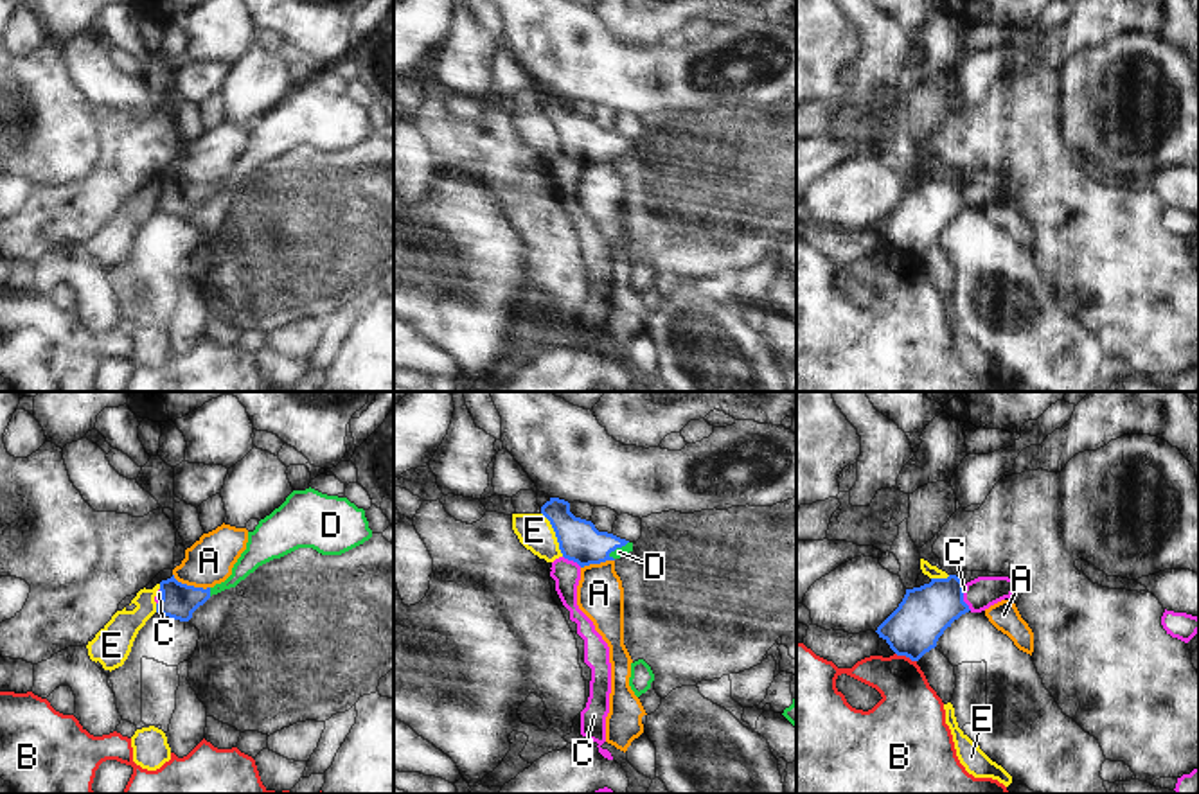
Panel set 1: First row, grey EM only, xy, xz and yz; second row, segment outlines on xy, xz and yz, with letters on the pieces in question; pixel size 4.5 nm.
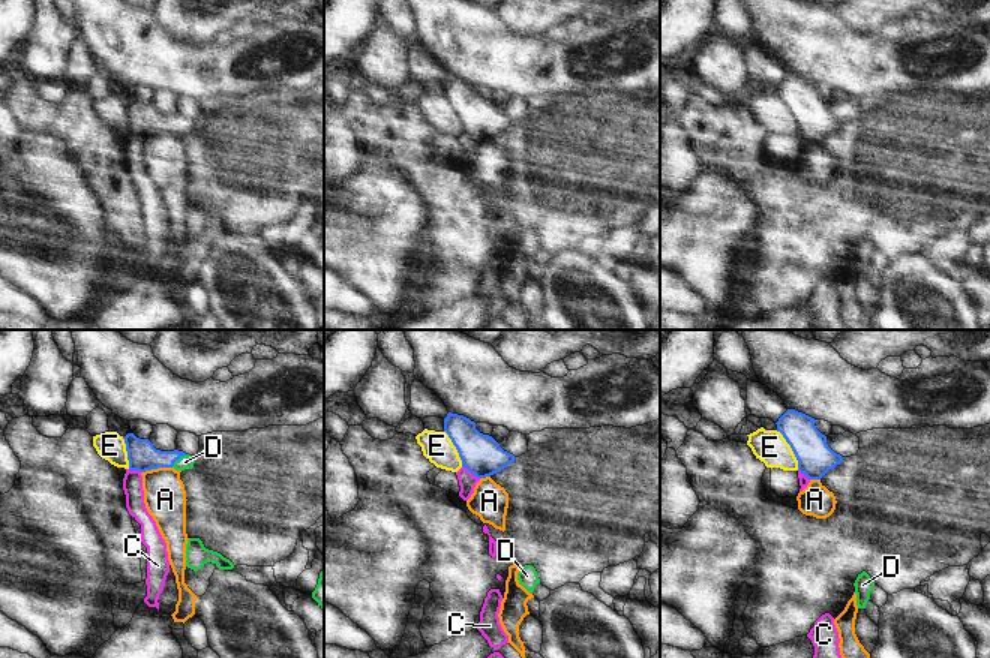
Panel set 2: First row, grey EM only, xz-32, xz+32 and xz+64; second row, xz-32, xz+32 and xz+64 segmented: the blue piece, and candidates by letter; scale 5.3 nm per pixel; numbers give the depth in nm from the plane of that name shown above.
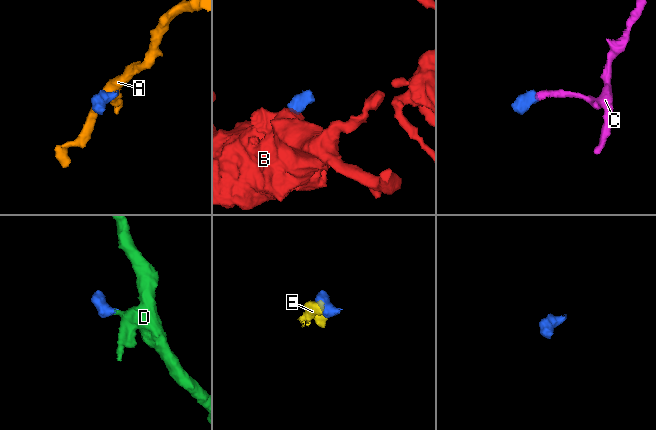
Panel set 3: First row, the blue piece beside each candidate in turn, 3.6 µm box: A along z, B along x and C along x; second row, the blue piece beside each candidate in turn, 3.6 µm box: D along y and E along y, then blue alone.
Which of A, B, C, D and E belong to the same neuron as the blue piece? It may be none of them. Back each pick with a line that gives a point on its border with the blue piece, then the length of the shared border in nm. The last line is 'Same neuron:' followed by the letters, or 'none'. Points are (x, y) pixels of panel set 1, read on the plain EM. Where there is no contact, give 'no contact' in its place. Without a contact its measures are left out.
D: contact xz (617, 144); length 120 nm
Same neuron: D

